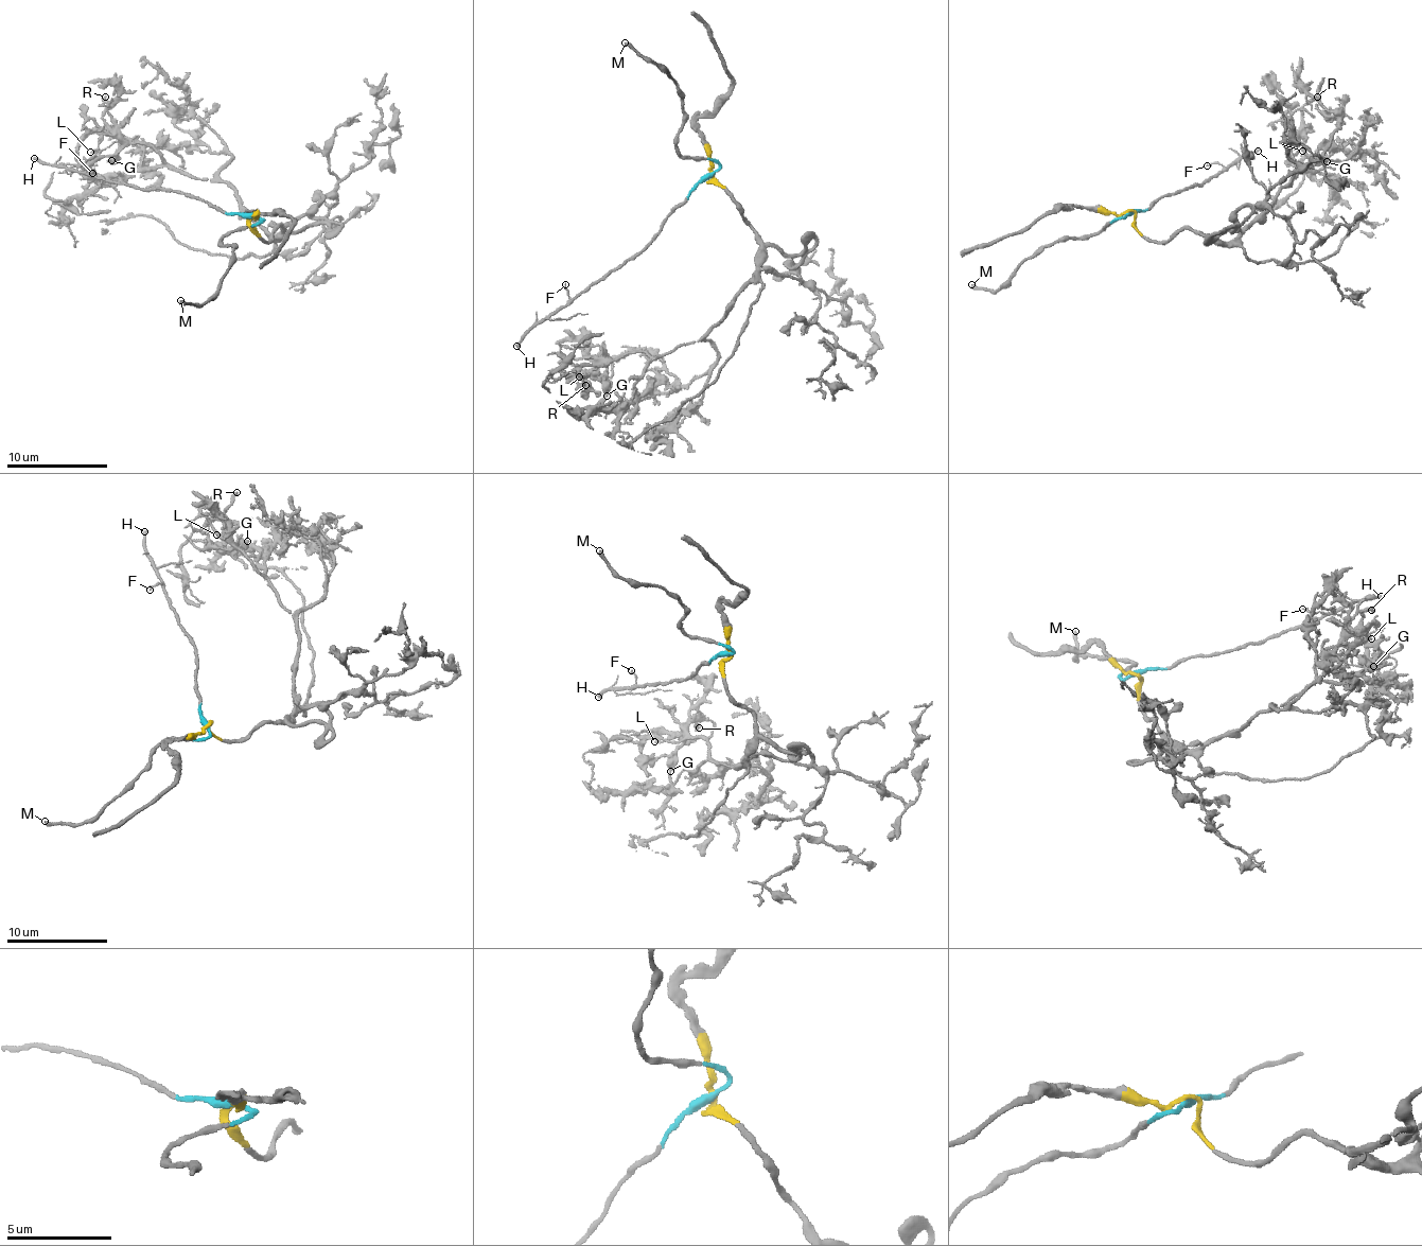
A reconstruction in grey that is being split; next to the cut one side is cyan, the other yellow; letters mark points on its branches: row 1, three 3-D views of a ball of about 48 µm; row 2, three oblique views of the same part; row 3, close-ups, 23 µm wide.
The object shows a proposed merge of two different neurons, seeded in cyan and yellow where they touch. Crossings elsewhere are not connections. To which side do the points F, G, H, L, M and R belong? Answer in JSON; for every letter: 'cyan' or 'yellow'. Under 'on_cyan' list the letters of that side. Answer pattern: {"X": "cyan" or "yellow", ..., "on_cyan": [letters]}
{"F": "cyan", "G": "yellow", "H": "cyan", "L": "yellow", "M": "cyan", "R": "yellow", "on_cyan": ["F", "H", "M"]}

